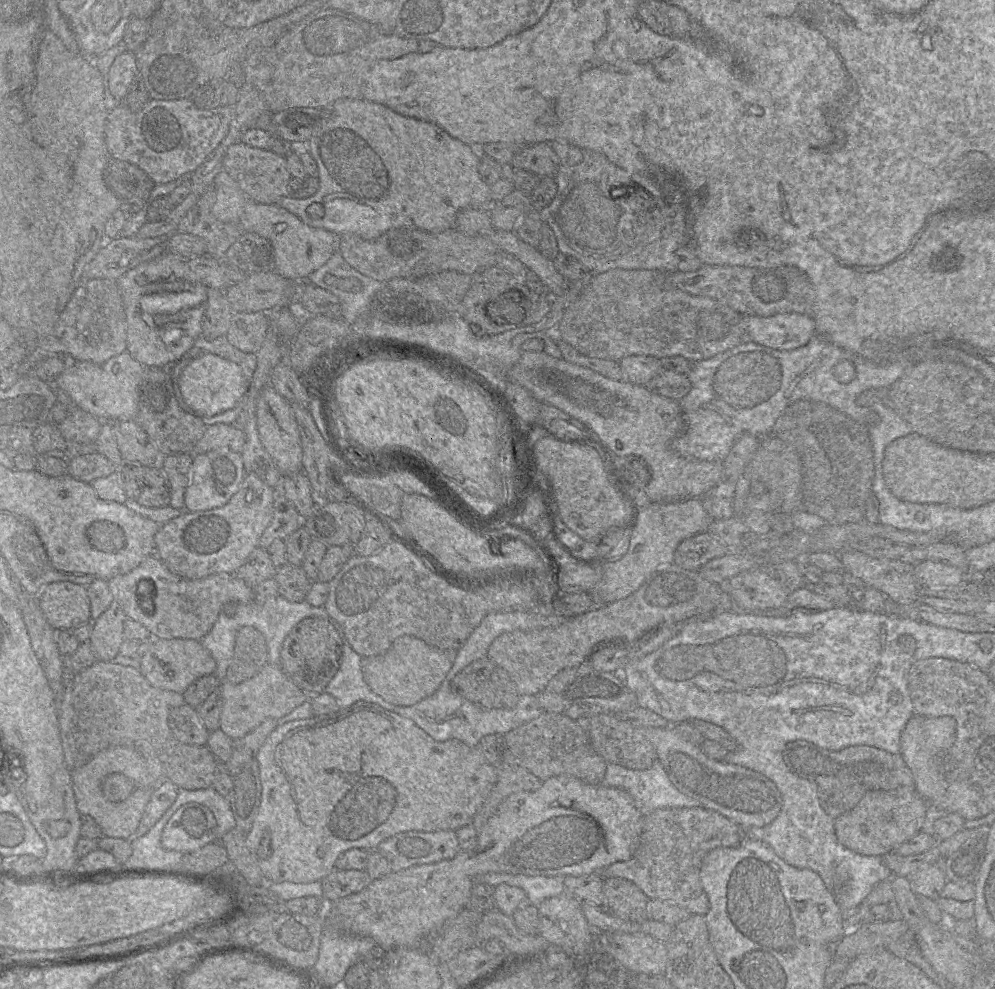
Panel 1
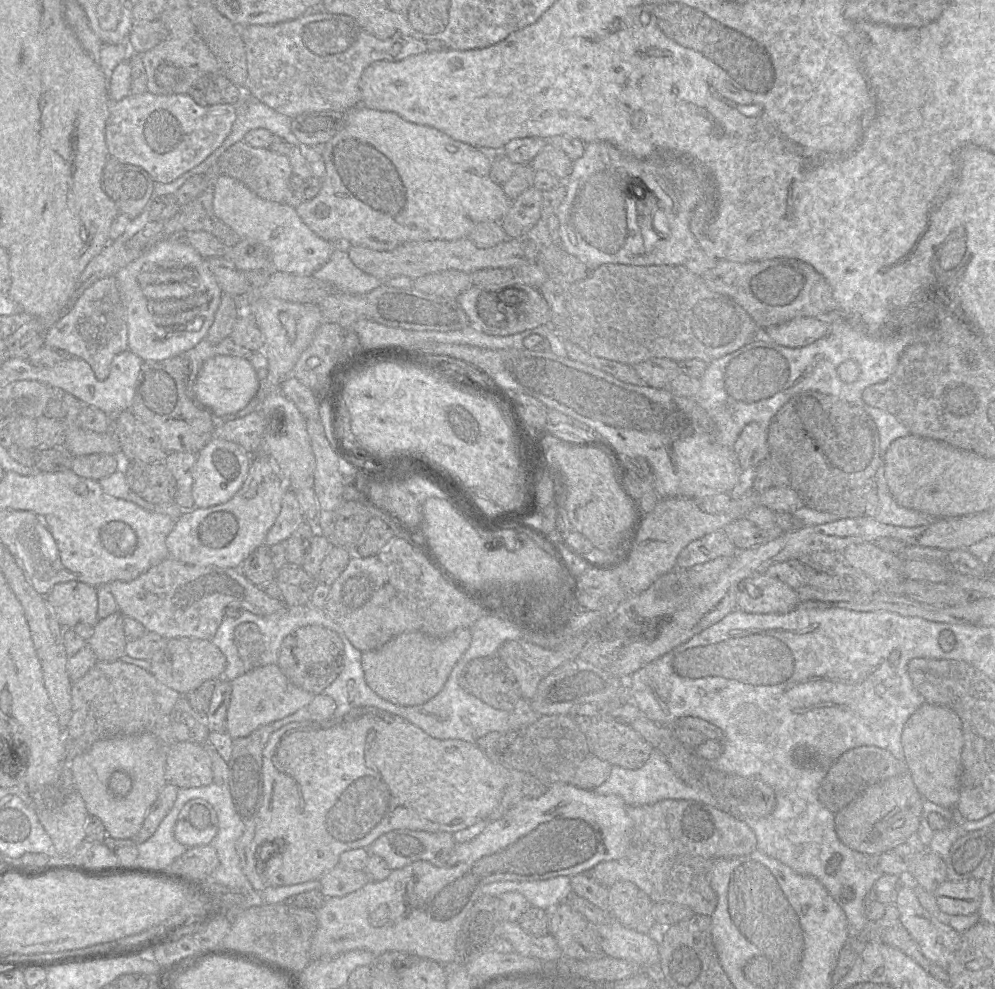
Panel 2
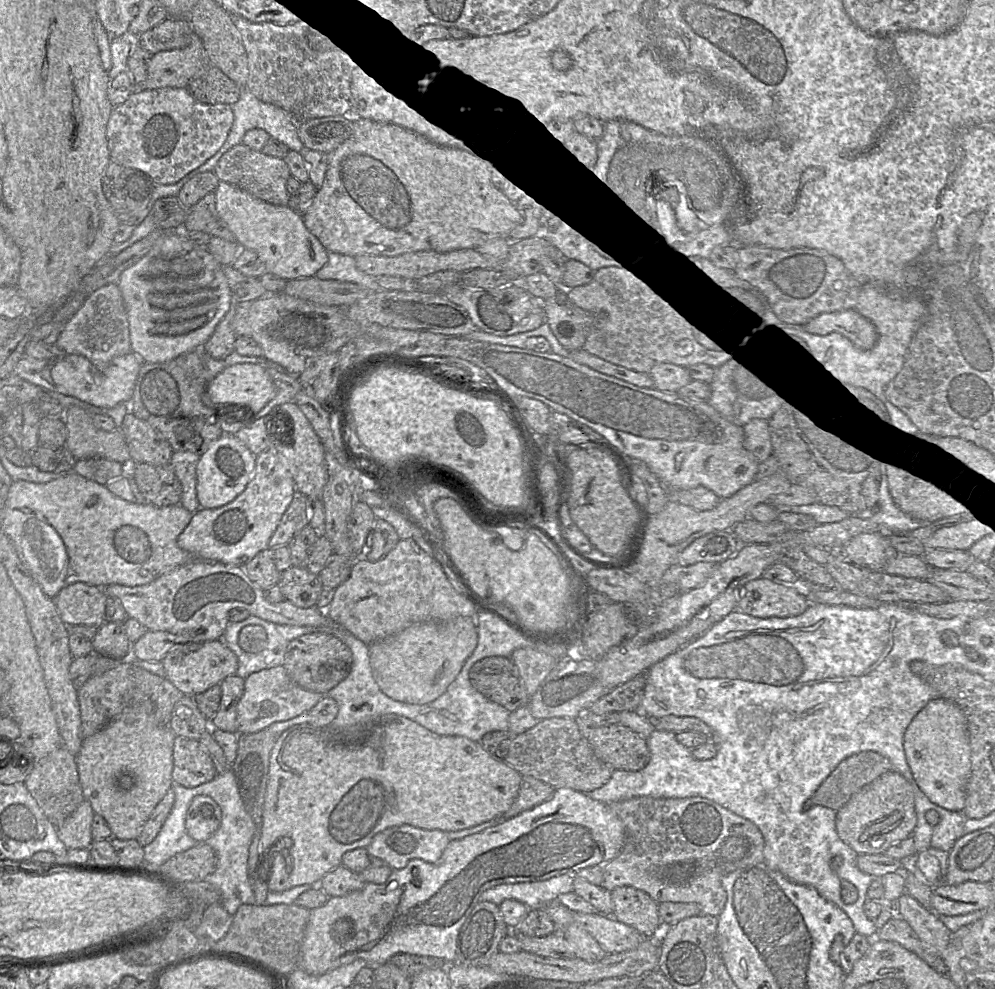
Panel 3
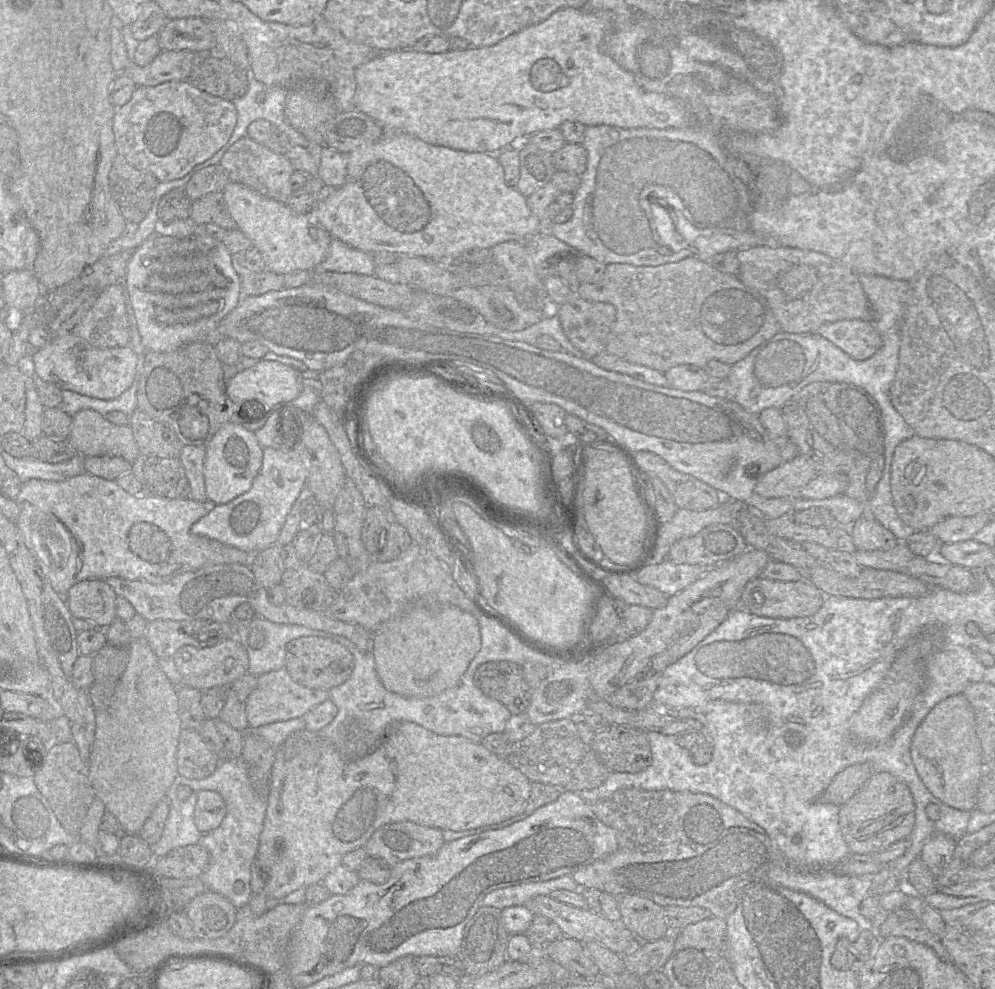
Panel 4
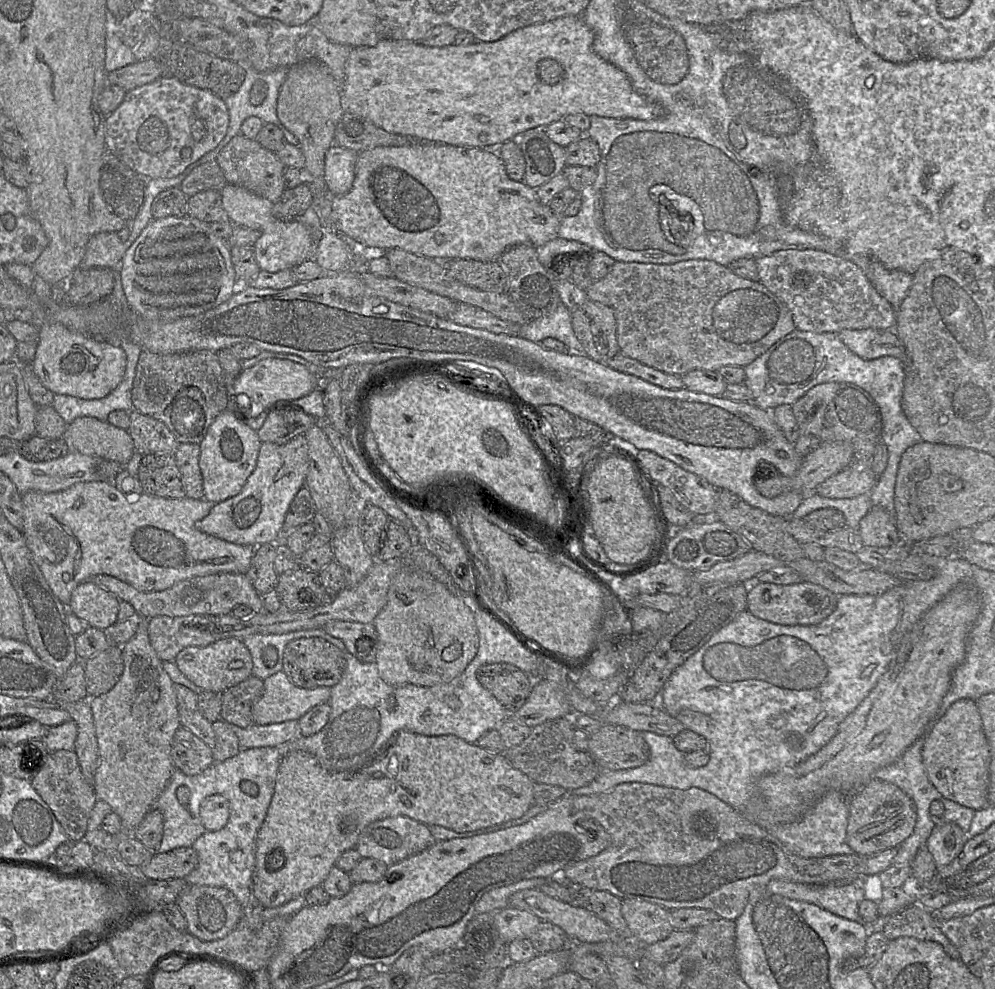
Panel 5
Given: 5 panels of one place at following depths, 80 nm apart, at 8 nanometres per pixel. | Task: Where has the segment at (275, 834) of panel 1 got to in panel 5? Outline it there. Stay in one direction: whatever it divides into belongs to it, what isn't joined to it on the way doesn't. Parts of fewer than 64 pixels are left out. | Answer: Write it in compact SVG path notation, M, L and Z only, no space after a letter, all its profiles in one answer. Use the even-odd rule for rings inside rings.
M411 731L396 732L385 744L380 753L367 765L353 772L331 772L326 770L318 759L304 751L291 751L280 762L274 794L264 822L256 835L255 867L253 871L252 892L264 908L278 907L300 896L315 886L323 884L339 856L348 849L354 849L362 831L371 823L395 816L406 816L427 826L438 825L455 832L463 833L502 824L522 817L534 804L534 782L515 768L505 753L491 753L476 743L468 743L455 735L425 736Z

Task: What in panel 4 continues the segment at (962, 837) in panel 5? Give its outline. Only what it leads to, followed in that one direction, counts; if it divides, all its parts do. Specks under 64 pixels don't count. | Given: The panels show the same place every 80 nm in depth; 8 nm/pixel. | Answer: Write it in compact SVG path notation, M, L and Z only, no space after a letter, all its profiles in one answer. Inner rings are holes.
M935 833L923 846L920 858L928 866L935 878L940 876L953 857L957 839Z

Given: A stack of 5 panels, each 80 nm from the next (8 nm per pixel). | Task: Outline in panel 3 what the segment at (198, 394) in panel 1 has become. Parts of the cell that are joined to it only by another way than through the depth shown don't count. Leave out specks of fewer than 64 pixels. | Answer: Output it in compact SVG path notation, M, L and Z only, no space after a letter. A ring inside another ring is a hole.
M239 363L226 367L206 385L206 395L215 404L242 406L245 418L251 419L276 395L276 387L265 367L255 363Z

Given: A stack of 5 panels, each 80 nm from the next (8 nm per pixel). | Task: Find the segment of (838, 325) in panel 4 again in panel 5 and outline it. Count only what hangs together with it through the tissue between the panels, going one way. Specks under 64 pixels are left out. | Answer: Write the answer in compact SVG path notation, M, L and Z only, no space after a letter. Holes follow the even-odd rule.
M842 330L837 334L840 340L862 359L893 356L903 363L903 368L907 363L905 347L893 331Z

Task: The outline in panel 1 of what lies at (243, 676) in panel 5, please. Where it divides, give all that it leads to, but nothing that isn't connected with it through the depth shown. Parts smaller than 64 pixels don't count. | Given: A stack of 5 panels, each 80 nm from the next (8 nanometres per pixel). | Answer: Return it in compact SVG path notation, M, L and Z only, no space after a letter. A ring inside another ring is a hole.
M151 639L144 641L147 643L147 651L140 658L139 671L147 679L147 681L154 687L175 691L183 694L188 686L196 679L214 674L216 670L216 662L209 651L203 647L200 640L193 639Z

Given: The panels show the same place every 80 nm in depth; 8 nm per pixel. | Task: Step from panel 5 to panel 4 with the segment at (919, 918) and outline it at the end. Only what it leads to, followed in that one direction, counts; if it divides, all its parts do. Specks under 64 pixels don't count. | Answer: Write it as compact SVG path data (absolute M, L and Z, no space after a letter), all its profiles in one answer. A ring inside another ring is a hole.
M906 907L890 912L889 916L877 929L877 936L880 940L890 937L903 937L924 944L932 948L943 962L953 964L941 937L930 932L916 915Z

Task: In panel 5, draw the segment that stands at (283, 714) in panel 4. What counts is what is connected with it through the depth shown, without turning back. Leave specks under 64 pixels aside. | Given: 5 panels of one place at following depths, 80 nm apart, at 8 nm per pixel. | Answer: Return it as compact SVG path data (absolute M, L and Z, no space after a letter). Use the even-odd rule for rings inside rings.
M283 670L264 679L263 684L263 694L252 707L253 724L257 725L299 720L310 709L330 699L330 687L298 687Z

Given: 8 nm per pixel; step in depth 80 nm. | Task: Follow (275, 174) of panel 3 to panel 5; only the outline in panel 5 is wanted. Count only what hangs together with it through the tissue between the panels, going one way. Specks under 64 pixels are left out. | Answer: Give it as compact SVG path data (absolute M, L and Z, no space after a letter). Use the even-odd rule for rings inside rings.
M239 134L220 152L216 161L228 184L241 186L272 203L277 202L286 190L284 185L286 166L274 152L264 148L255 139L248 139Z

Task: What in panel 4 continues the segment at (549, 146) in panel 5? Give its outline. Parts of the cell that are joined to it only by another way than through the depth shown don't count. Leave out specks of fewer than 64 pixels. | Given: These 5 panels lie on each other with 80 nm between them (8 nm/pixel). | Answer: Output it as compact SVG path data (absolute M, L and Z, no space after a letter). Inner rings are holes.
M527 142L518 151L520 175L515 188L525 197L548 183L557 170L553 162L553 153L539 149Z

